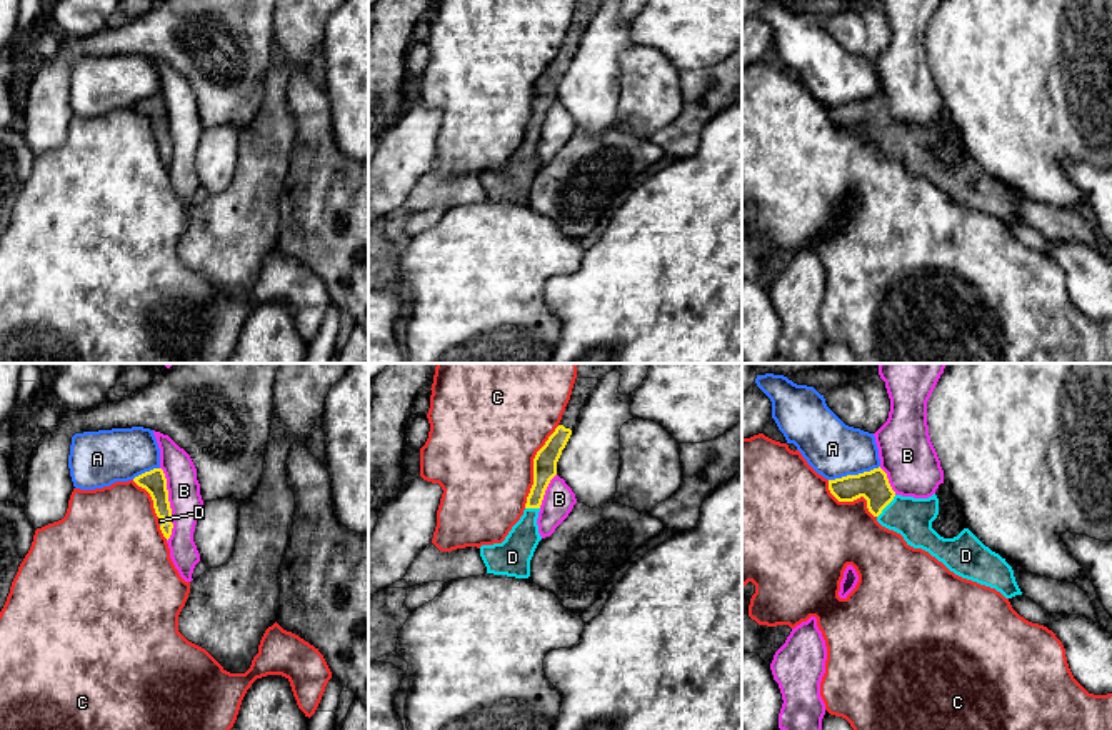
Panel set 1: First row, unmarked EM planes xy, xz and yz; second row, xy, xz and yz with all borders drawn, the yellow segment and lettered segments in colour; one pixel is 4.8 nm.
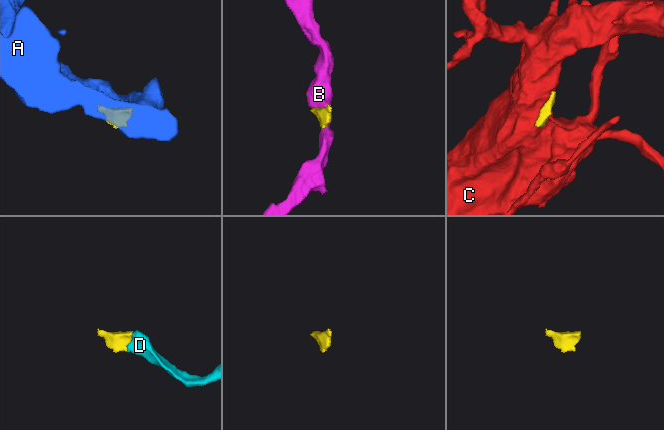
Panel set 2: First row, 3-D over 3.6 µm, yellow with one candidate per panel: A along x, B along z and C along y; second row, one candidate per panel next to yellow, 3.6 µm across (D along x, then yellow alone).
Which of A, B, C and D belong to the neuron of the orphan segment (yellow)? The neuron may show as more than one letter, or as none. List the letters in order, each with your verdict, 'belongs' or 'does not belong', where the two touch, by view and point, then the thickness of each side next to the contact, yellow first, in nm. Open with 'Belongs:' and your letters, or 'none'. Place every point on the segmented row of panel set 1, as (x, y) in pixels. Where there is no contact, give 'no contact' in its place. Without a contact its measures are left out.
Belongs: D
A: does not belong; contact yz (854, 475); calibres 150 and 280 nm
B: does not belong; contact xy (169, 504); calibres 110 and 160 nm
C: does not belong; contact xz (534, 467); calibres 110 and 480 nm
D: belongs; contact yz (886, 505); calibres 150 and 190 nm

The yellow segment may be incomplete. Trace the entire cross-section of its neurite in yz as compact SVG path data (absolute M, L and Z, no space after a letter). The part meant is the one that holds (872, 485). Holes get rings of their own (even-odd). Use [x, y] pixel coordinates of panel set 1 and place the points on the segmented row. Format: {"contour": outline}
{"contour": "M880 467L829 480L829 490L839 502L864 497L882 527L900 533L907 545L929 552L955 575L995 588L1005 598L1022 595L1012 567L969 528L954 538L944 538L932 528L939 515L935 493L929 498L897 495Z"}

